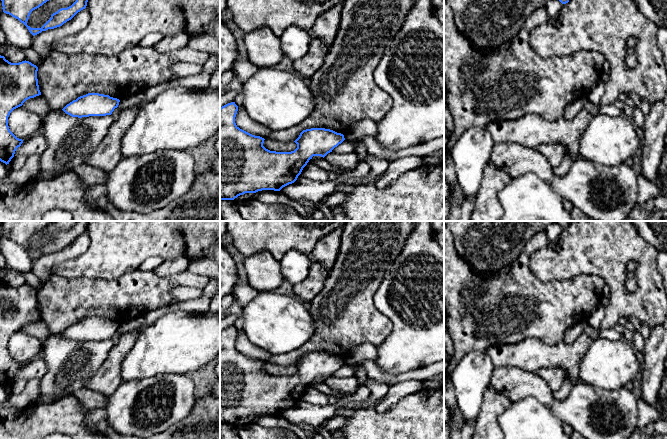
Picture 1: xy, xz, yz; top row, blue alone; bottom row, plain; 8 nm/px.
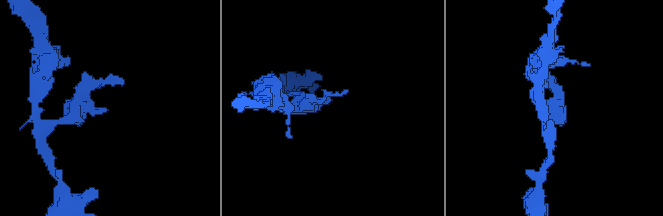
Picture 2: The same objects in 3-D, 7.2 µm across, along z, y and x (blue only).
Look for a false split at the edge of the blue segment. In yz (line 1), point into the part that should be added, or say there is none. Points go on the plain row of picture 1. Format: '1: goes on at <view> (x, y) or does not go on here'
1: does not go on here

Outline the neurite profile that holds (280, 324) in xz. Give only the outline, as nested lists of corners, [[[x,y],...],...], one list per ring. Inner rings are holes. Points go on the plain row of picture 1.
[[[262,291],[243,309],[244,333],[249,341],[271,355],[288,354],[300,349],[316,330],[306,303],[297,297]]]

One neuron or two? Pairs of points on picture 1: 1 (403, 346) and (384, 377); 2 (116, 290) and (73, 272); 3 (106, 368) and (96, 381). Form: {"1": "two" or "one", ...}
{"1": "two", "2": "two", "3": "one"}

